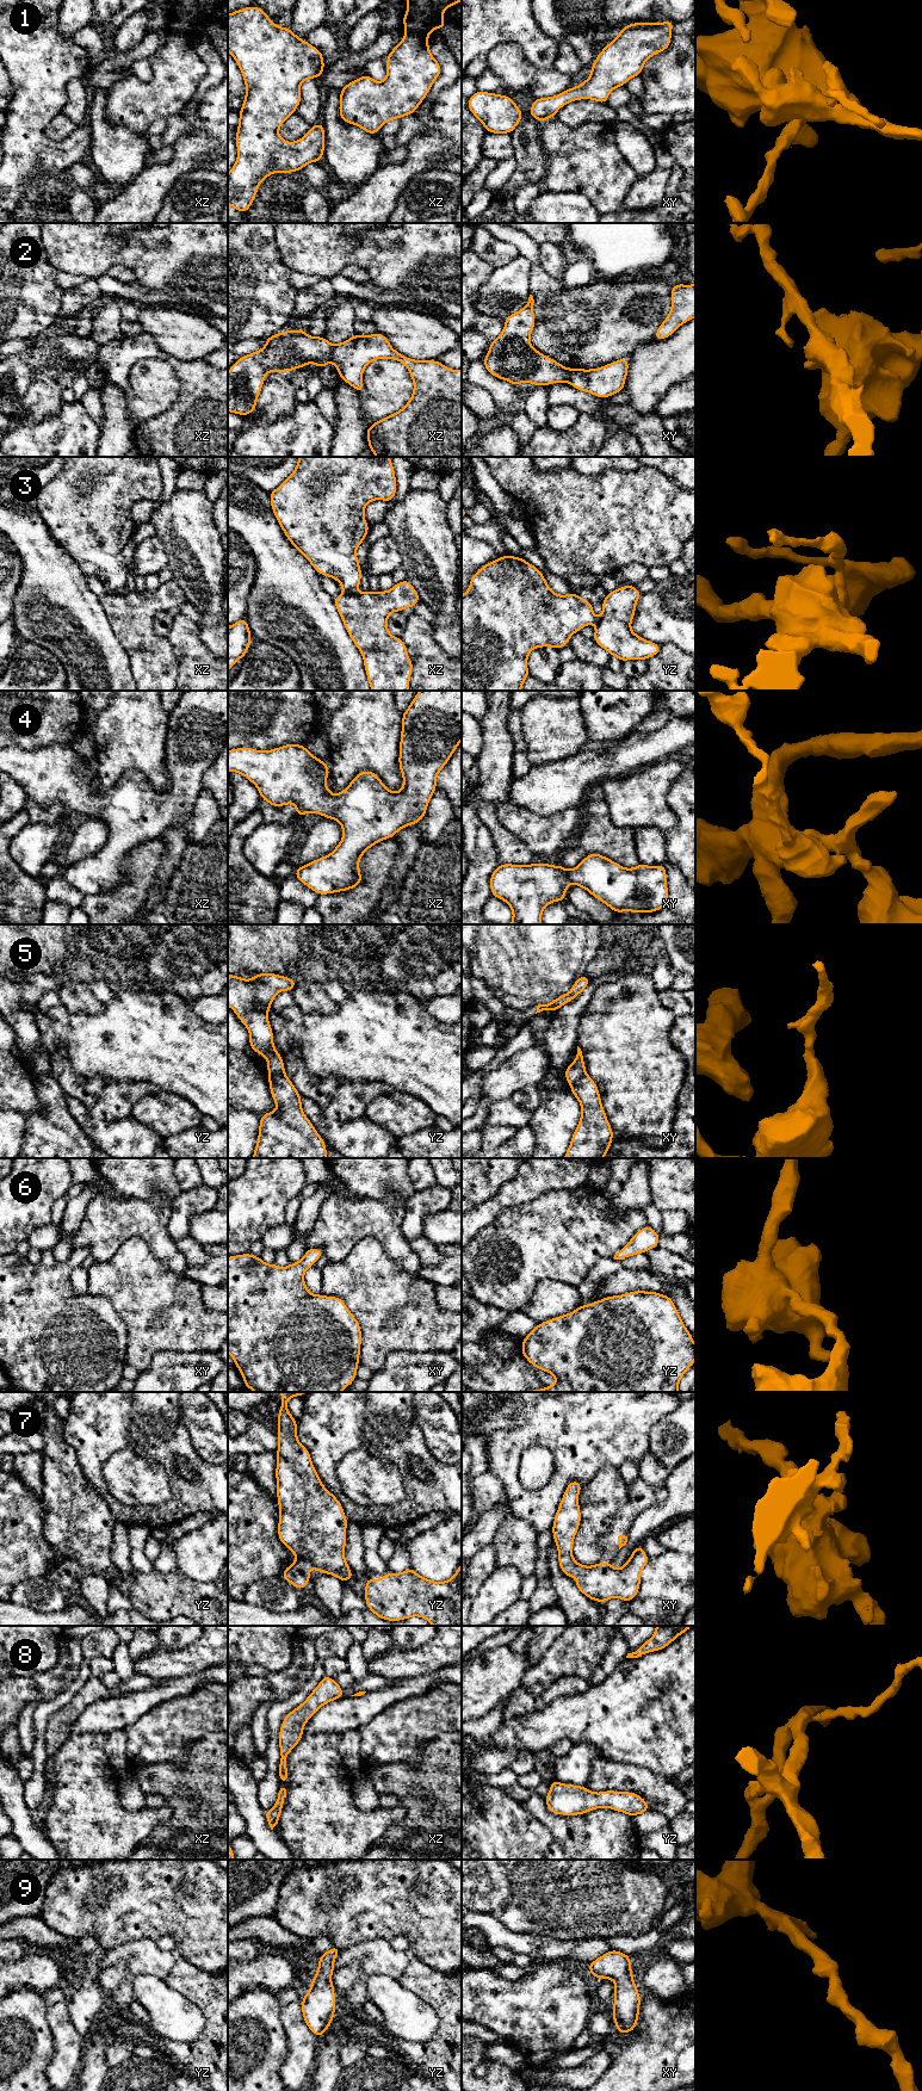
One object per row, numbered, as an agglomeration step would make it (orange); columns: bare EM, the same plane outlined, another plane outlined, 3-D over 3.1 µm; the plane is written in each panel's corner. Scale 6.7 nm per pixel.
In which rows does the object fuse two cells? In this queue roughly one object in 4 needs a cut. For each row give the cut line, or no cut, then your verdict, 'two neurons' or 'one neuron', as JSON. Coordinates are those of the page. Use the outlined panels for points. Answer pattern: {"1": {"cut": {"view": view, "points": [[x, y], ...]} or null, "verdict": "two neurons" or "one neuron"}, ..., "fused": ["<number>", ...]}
{"1": {"cut": null, "verdict": "one neuron"}, "2": {"cut": {"view": "xz", "points": [[335, 345], [329, 357]]}, "verdict": "two neurons"}, "3": {"cut": {"view": "xz", "points": [[344, 591], [352, 593]]}, "verdict": "two neurons"}, "4": {"cut": null, "verdict": "one neuron"}, "5": {"cut": {"view": "yz", "points": [[284, 1074], [270, 1076]]}, "verdict": "two neurons"}, "6": {"cut": null, "verdict": "one neuron"}, "7": {"cut": null, "verdict": "one neuron"}, "8": {"cut": null, "verdict": "one neuron"}, "9": {"cut": null, "verdict": "one neuron"}, "fused": ["2", "3", "5"]}

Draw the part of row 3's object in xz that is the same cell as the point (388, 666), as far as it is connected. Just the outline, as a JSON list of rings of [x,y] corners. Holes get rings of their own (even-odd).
[[[409,580],[395,583],[388,592],[344,592],[333,600],[364,658],[371,691],[409,691],[414,663],[401,637],[391,636],[388,630],[390,613],[413,608],[420,602]]]

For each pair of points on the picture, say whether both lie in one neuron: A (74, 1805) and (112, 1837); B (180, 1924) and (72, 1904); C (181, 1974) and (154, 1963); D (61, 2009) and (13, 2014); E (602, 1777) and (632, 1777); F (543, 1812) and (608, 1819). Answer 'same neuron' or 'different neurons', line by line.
A: same neuron
B: same neuron
C: different neurons
D: different neurons
E: same neuron
F: same neuron

